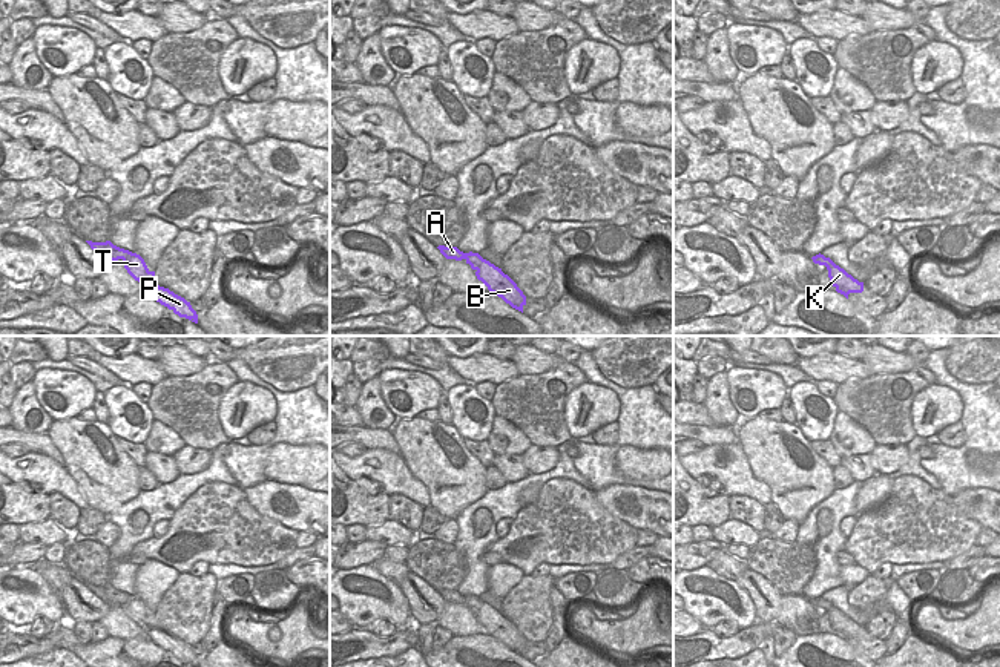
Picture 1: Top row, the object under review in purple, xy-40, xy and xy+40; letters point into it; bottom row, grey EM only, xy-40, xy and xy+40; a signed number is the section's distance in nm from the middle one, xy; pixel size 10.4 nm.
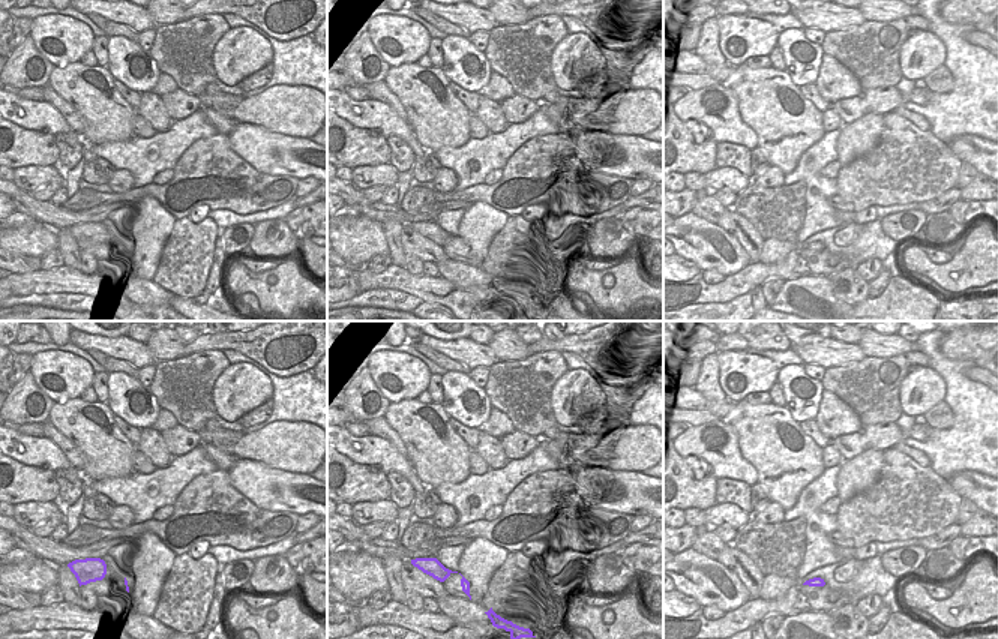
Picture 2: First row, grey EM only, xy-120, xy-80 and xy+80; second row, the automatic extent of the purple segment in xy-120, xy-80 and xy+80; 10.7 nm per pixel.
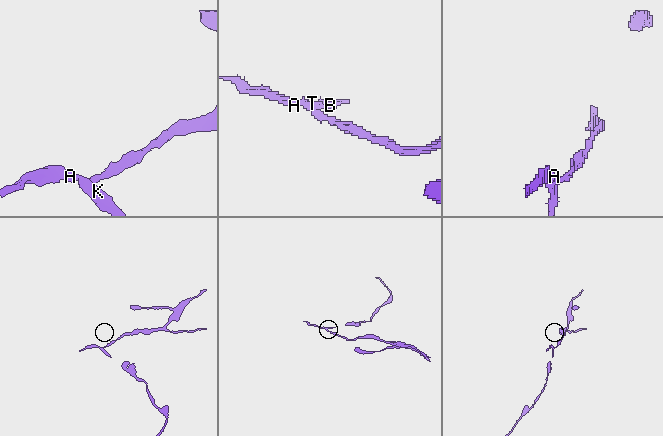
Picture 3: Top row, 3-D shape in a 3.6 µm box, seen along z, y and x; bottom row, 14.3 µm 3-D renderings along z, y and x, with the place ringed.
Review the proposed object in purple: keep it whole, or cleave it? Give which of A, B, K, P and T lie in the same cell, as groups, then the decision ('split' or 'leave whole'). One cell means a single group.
A / B K P T | split

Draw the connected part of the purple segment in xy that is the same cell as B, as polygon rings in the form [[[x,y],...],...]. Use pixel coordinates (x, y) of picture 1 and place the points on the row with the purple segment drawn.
[[[483,259],[483,262],[479,265],[479,270],[475,271],[475,276],[488,287],[491,293],[523,313],[526,296],[517,287],[517,284],[502,271],[502,268]]]

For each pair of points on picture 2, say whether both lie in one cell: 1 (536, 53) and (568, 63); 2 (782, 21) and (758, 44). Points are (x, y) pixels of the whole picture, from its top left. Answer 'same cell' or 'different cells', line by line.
1: different cells
2: different cells

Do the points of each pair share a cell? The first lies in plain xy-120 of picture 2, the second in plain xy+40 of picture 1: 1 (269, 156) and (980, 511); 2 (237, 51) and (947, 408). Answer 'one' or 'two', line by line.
1: one
2: one

